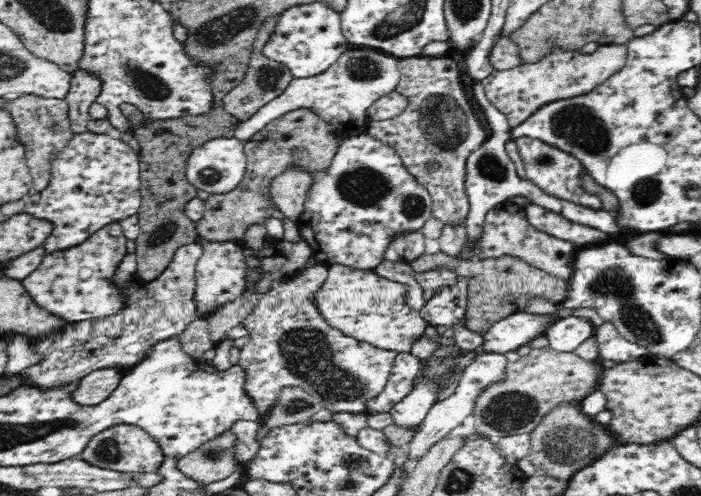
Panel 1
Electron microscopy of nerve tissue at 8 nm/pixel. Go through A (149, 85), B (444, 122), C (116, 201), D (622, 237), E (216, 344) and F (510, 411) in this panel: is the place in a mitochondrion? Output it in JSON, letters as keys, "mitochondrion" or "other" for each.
{"A":"mitochondrion","B":"mitochondrion","C":"other","D":"other","E":"other","F":"mitochondrion"}

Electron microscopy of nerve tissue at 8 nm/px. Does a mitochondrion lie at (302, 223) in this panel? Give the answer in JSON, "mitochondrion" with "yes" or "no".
{"mitochondrion":"no"}

